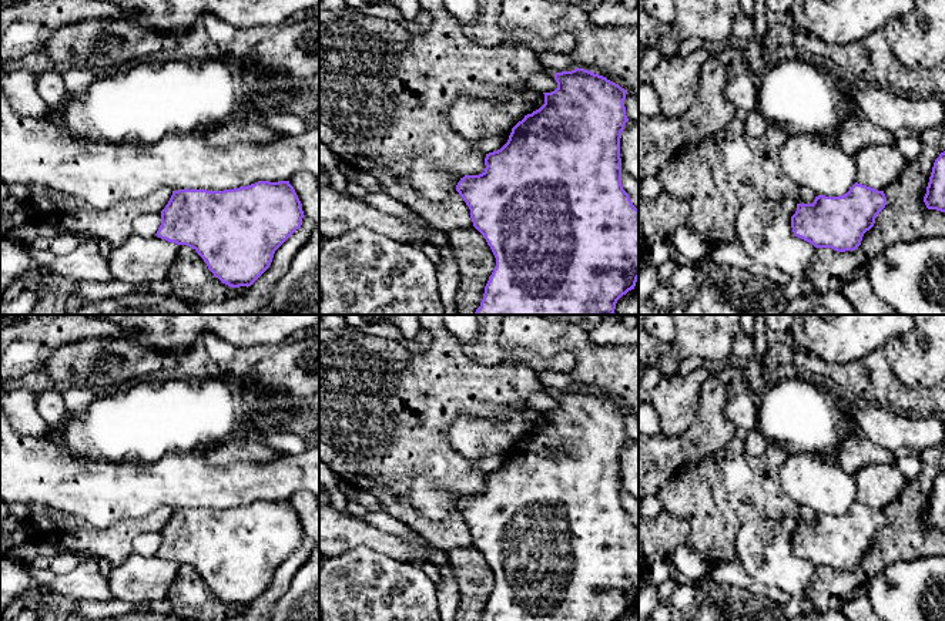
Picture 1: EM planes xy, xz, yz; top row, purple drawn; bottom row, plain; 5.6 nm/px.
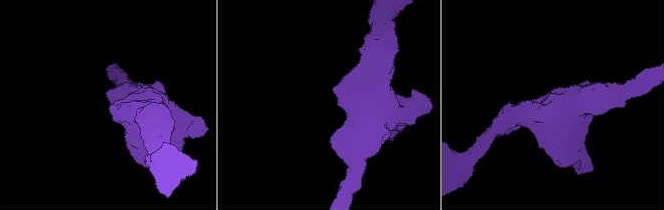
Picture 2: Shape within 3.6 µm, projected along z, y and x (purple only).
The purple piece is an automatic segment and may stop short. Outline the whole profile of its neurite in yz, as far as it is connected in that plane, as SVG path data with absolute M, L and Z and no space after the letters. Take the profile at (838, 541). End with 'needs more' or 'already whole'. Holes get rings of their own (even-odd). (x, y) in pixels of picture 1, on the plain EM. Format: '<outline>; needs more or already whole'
M855 501L841 516L818 514L812 523L797 523L791 547L815 567L855 570L885 524L884 510Z; already whole

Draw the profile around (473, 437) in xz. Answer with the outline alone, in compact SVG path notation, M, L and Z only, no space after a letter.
M525 410L512 412L499 422L462 416L448 432L452 449L469 460L490 457L512 449L526 434Z

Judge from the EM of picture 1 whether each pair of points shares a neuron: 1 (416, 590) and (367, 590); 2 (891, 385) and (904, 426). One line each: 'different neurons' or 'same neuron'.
1: same neuron
2: different neurons

